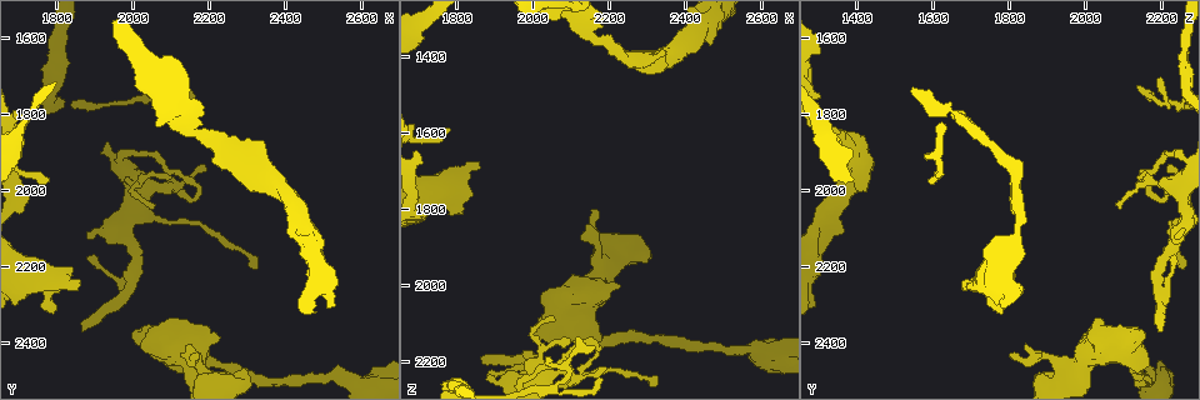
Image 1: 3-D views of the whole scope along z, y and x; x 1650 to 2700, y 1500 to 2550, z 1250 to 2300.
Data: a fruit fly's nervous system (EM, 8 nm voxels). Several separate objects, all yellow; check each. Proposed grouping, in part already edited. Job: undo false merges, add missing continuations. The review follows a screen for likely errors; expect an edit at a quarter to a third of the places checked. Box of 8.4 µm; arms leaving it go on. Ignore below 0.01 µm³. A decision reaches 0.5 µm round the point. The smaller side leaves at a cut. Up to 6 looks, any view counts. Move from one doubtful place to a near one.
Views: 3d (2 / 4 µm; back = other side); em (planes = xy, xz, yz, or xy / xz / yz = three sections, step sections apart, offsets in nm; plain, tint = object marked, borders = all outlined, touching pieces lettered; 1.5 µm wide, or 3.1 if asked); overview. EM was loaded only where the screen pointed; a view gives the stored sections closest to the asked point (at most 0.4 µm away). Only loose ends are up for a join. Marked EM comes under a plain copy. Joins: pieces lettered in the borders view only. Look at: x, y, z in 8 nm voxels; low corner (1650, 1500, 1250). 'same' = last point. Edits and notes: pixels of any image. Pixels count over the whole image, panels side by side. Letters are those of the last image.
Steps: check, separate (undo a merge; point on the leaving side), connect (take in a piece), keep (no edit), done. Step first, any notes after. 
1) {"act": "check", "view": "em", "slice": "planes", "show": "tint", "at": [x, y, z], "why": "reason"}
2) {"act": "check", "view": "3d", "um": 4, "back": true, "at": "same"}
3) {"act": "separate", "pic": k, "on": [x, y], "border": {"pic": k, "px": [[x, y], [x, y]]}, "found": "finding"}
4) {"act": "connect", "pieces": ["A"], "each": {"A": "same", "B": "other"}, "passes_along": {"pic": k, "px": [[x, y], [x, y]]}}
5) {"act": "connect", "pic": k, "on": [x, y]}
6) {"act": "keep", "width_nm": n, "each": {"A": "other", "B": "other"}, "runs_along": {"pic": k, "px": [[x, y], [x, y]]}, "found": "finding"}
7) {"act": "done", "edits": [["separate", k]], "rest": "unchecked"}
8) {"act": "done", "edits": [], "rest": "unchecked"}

{"act": "check", "view": "em", "slice": "planes", "show": "borders", "at": [2155, 2435, 1800]}

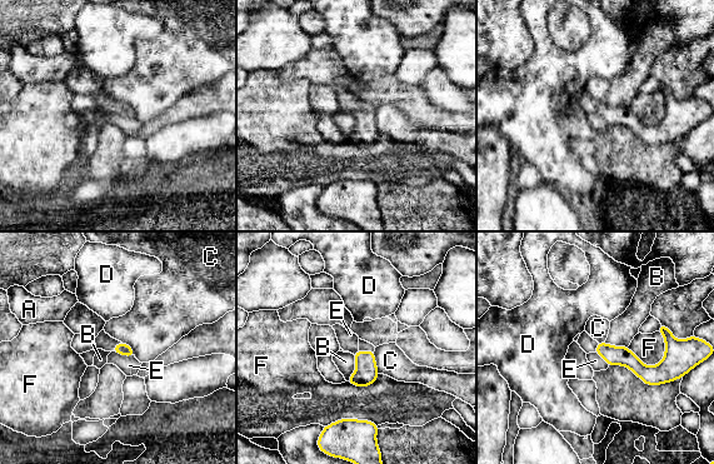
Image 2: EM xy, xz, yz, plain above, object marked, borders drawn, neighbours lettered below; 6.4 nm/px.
{"act": "keep", "each": {"A": "other", "B": "other", "C": "other", "D": "other", "E": "other", "F": "other"}, "border": {"pic": 2, "px": [[113, 350], [134, 357]]}, "found": "none of them fits"}

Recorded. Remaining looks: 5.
{"act": "check", "view": "3d", "um": 4, "at": [1855, 2240, 1675], "why": "branch stops here"}

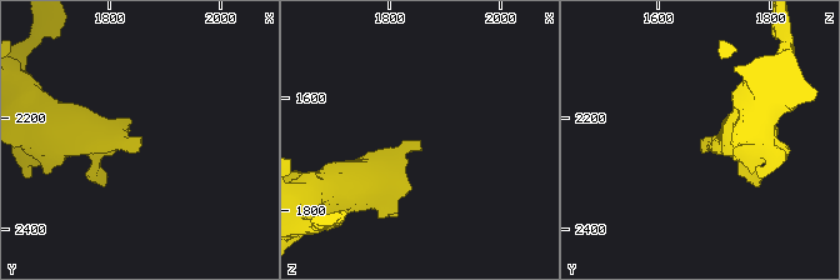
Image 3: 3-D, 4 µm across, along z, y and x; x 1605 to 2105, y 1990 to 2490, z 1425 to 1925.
{"act": "check", "view": "em", "um": 3.1, "slice": "planes", "show": "borders", "at": [1855, 2245, 1675], "why": "shape alone is not enough"}

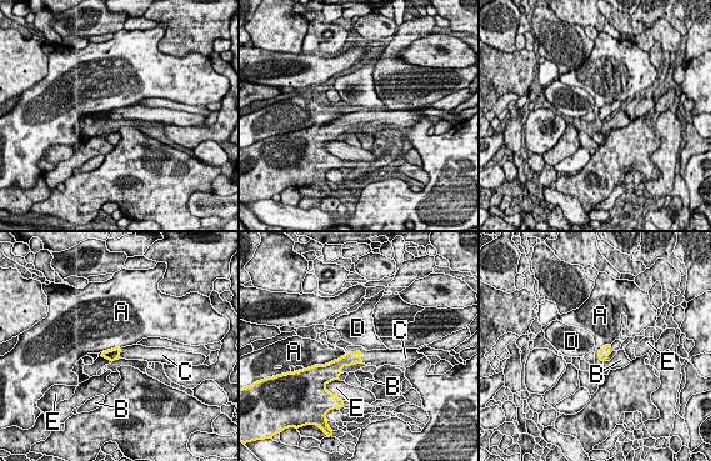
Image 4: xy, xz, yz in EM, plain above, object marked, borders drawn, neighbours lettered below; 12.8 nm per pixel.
{"act": "connect", "pieces": ["C"], "width_nm": 140, "each": {"A": "other", "B": "other", "C": "same", "D": "other", "E": "other"}, "passes_along": {"pic": 4, "px": [[113, 354], [120, 351], [136, 351]]}, "found": "it goes on there"}

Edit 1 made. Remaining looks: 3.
{"act": "check", "view": "3d", "um": 2, "at": [1885, 2120, 2235], "why": "free end"}

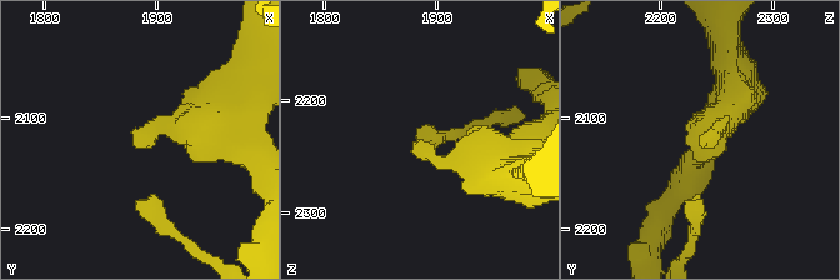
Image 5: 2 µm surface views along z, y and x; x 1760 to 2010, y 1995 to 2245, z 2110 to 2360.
{"act": "check", "view": "em", "slice": "planes", "show": "borders", "at": [1882, 2122, 2240]}

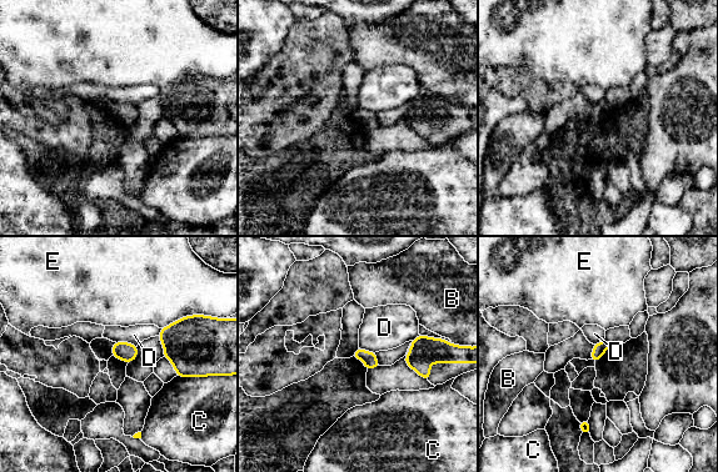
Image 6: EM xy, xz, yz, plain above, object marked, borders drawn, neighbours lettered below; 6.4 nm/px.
{"act": "keep", "longest_contact_nm": ["E", 240], "each": {"B": "other", "C": "other", "D": "other", "E": "other"}, "found": "none of them fits"}

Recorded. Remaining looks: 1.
{"act": "done", "edits": [["connect", 4]], "rest": "unchecked"}

